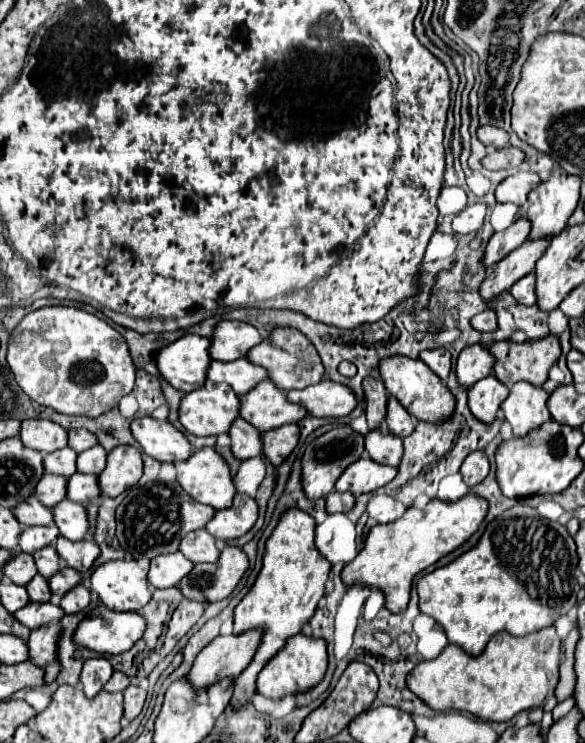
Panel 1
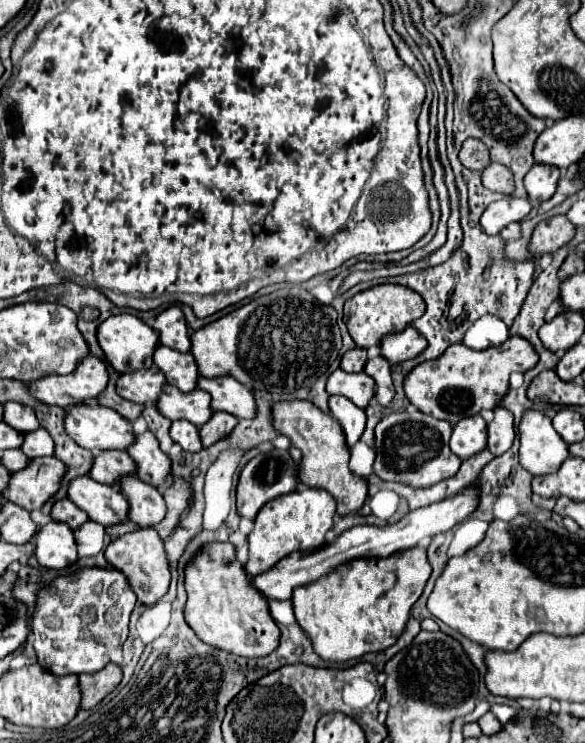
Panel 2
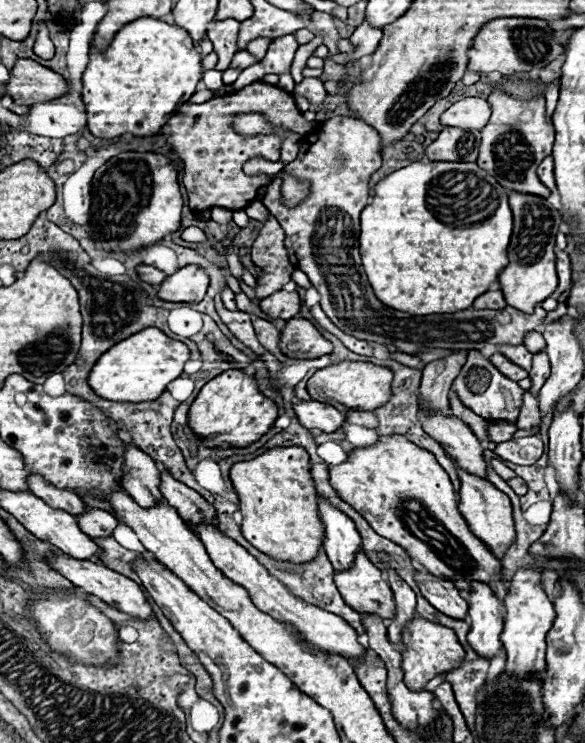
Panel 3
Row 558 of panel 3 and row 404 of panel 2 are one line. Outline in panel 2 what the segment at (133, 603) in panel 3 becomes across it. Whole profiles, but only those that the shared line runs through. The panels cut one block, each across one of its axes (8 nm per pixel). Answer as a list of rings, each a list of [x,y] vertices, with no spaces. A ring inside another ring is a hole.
[[[96,356],[86,358],[82,366],[74,374],[68,376],[50,376],[42,378],[42,382],[34,382],[30,388],[30,394],[38,398],[40,402],[46,402],[50,406],[76,406],[80,402],[96,400],[108,386],[108,370],[102,360]]]

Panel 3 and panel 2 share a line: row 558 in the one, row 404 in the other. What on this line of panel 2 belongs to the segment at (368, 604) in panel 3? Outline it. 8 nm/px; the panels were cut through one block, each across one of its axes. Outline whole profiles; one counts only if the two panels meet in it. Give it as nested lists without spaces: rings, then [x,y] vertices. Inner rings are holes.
[[[334,370],[326,386],[330,396],[344,396],[358,408],[366,408],[376,392],[376,382],[368,374],[346,374],[344,370]]]

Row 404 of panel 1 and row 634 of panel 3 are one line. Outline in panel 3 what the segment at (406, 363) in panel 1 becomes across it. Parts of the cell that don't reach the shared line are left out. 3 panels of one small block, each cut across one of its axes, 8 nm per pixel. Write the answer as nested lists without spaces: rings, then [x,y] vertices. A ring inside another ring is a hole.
[[[414,618],[406,624],[406,630],[402,632],[402,642],[406,644],[406,650],[402,652],[402,670],[404,682],[410,686],[410,690],[424,690],[424,686],[432,678],[456,670],[462,664],[462,658],[466,656],[462,644],[450,628],[440,626],[436,622],[428,622],[424,618]]]

